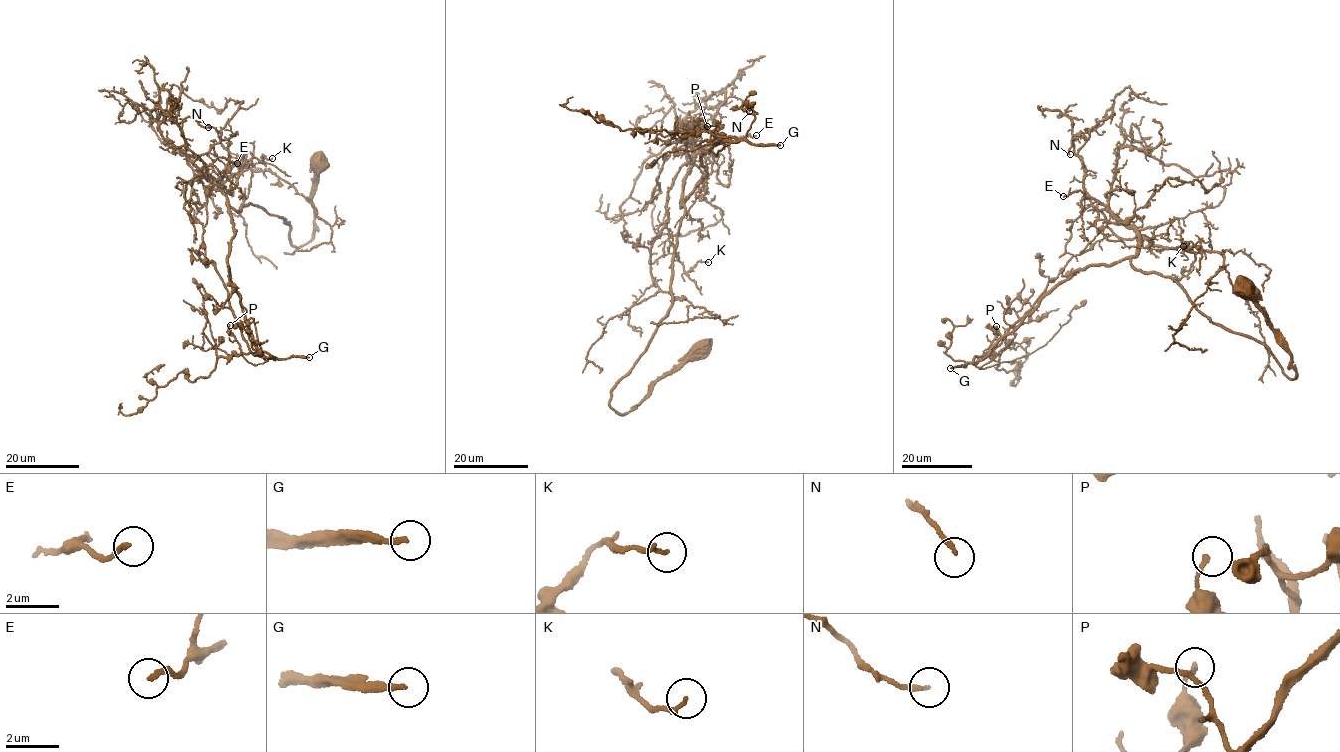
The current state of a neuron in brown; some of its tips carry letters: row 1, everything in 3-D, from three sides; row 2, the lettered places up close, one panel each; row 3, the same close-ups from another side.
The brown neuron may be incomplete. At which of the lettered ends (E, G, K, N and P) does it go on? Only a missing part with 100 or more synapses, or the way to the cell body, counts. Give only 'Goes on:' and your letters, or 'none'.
Goes on: G

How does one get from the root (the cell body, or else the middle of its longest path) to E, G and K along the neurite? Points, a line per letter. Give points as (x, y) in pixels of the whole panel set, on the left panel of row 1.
E: (318, 163), (314, 237), (296, 248), (289, 222), (251, 203), (237, 211), (201, 171), (218, 157), (237, 163)
G: (318, 163), (314, 237), (302, 246), (282, 218), (227, 207), (227, 264), (253, 341), (263, 356), (309, 357)
K: (318, 163), (314, 237), (296, 248), (289, 222), (237, 211), (198, 180), (215, 188), (249, 152), (272, 158)

